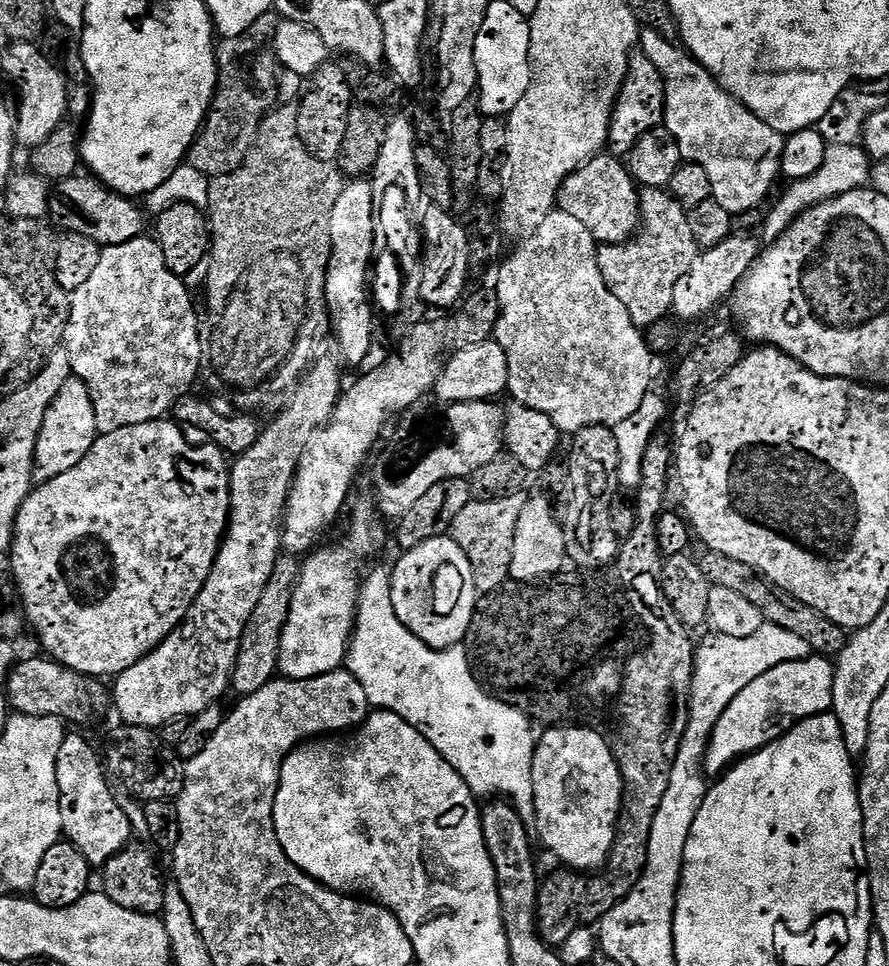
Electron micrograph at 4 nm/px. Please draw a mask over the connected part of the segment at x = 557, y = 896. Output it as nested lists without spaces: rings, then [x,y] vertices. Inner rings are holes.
[[[622,860],[614,862],[614,866],[605,864],[591,878],[582,878],[581,873],[575,870],[559,870],[549,880],[545,879],[541,883],[536,931],[545,944],[562,946],[566,938],[574,934],[574,930],[599,925],[603,916],[610,914],[610,910],[614,910],[614,906],[618,906],[618,902],[622,902],[622,898],[626,898],[630,890],[634,890],[642,869],[643,862]]]

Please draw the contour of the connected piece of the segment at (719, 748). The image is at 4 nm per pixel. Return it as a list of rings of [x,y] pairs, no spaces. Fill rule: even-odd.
[[[813,654],[804,660],[782,662],[782,666],[766,670],[762,678],[754,678],[718,718],[704,756],[703,771],[709,777],[719,777],[737,760],[772,744],[801,720],[827,713],[832,707],[833,667],[831,659]]]

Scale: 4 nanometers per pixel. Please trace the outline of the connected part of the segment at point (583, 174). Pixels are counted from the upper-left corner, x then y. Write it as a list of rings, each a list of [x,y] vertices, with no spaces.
[[[611,154],[593,156],[588,163],[583,164],[580,169],[571,172],[564,179],[564,183],[560,185],[558,208],[559,211],[570,214],[570,218],[582,222],[582,226],[586,226],[586,230],[592,232],[592,237],[600,246],[605,244],[625,244],[626,241],[637,235],[640,227],[640,192],[627,167]]]

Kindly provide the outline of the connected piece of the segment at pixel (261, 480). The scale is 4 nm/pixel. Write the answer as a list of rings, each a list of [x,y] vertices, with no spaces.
[[[321,355],[319,359],[315,361],[309,367],[308,371],[304,374],[304,379],[297,386],[297,392],[293,396],[293,400],[290,402],[288,408],[281,410],[279,415],[275,417],[271,422],[272,425],[265,427],[260,433],[260,437],[253,444],[252,449],[246,450],[244,453],[235,457],[234,463],[230,468],[230,483],[232,486],[232,510],[228,517],[228,531],[224,533],[224,538],[220,542],[220,549],[216,555],[216,561],[214,566],[210,570],[210,578],[206,578],[206,582],[202,586],[202,590],[198,594],[198,598],[190,606],[190,610],[186,614],[186,618],[180,624],[180,627],[176,629],[165,638],[161,644],[152,651],[148,656],[143,656],[134,666],[130,666],[119,676],[115,677],[114,684],[116,684],[116,692],[114,688],[114,708],[120,711],[120,716],[125,725],[134,728],[151,728],[153,730],[159,730],[164,725],[170,723],[172,720],[182,719],[184,717],[193,718],[199,715],[200,712],[206,710],[212,704],[217,703],[221,698],[220,695],[225,691],[229,691],[232,683],[232,671],[236,665],[236,659],[240,653],[240,639],[242,634],[246,630],[246,626],[250,622],[250,614],[254,614],[254,606],[258,606],[258,598],[262,598],[262,590],[266,590],[268,585],[272,582],[273,574],[278,571],[278,565],[276,564],[282,557],[282,525],[284,523],[284,510],[288,506],[288,495],[292,489],[292,479],[296,477],[296,471],[300,465],[300,459],[302,454],[306,450],[306,446],[315,438],[316,433],[327,424],[330,417],[334,414],[337,402],[340,401],[342,395],[342,384],[340,388],[340,368],[341,365],[331,360],[330,357]]]

